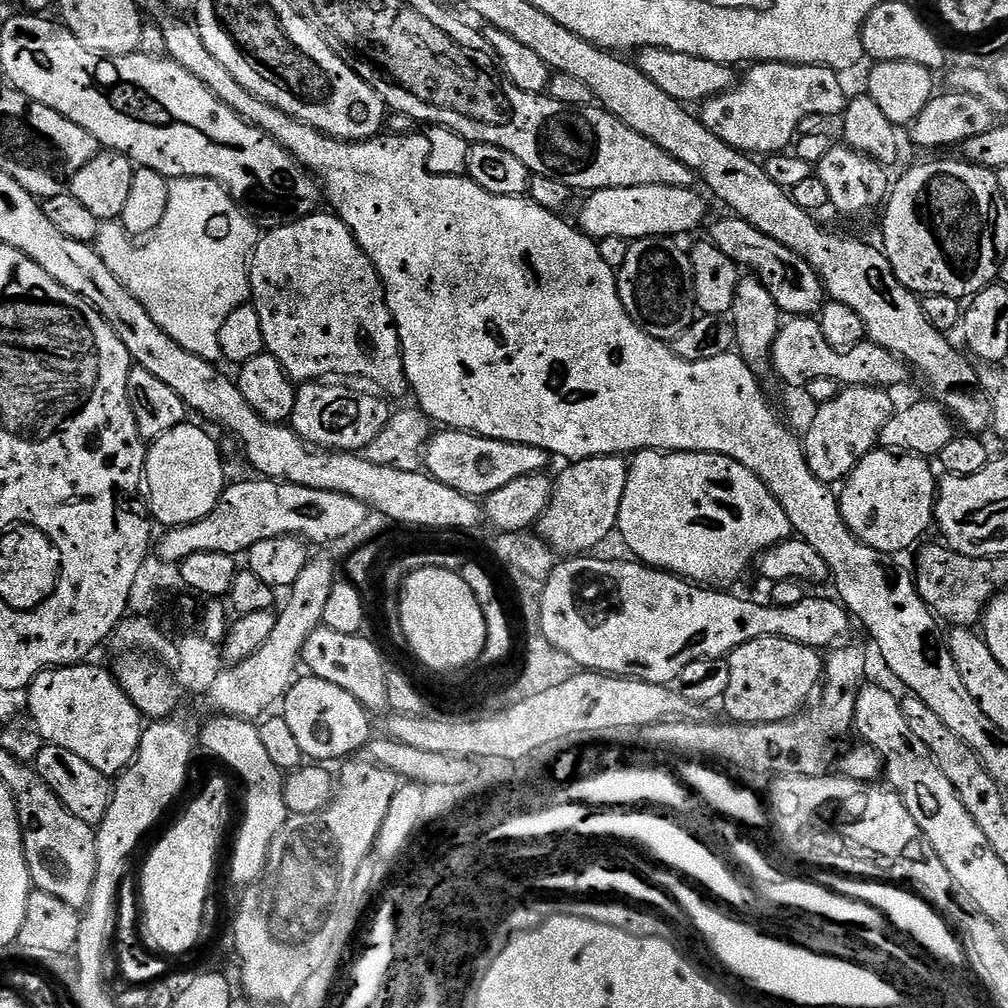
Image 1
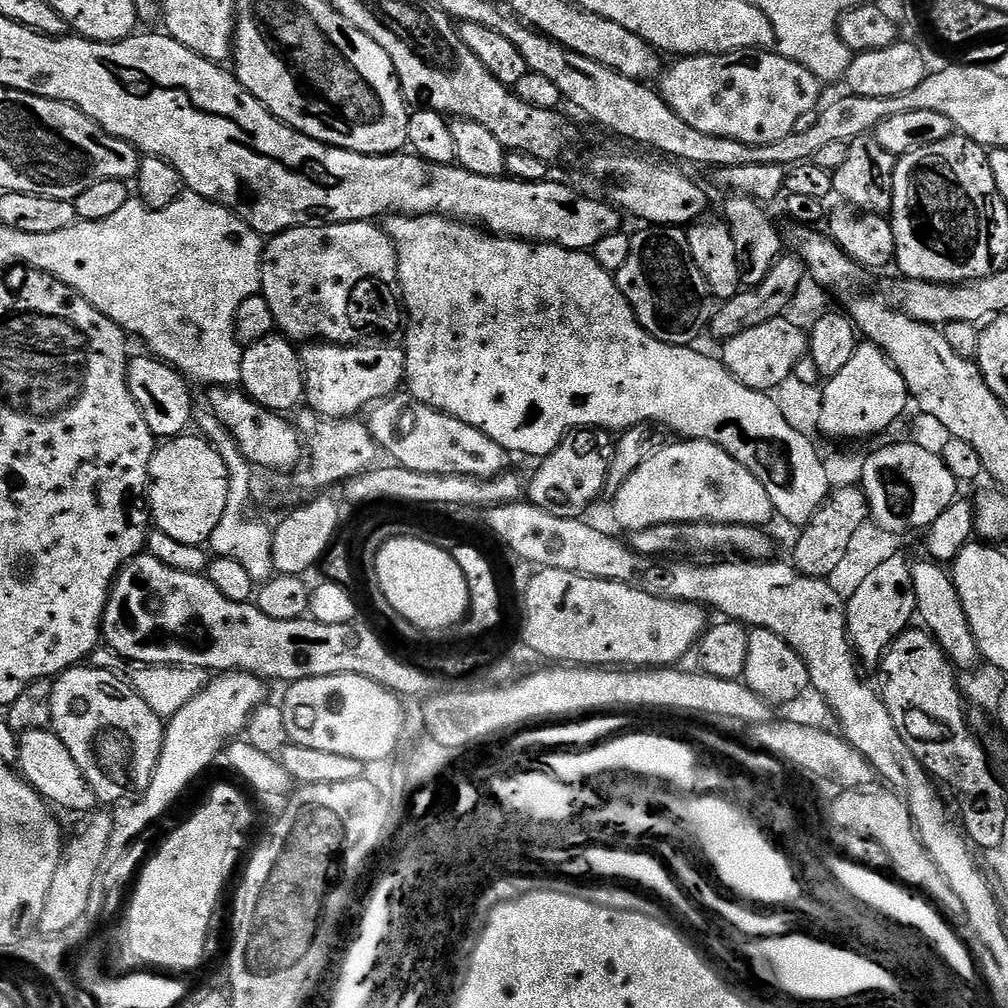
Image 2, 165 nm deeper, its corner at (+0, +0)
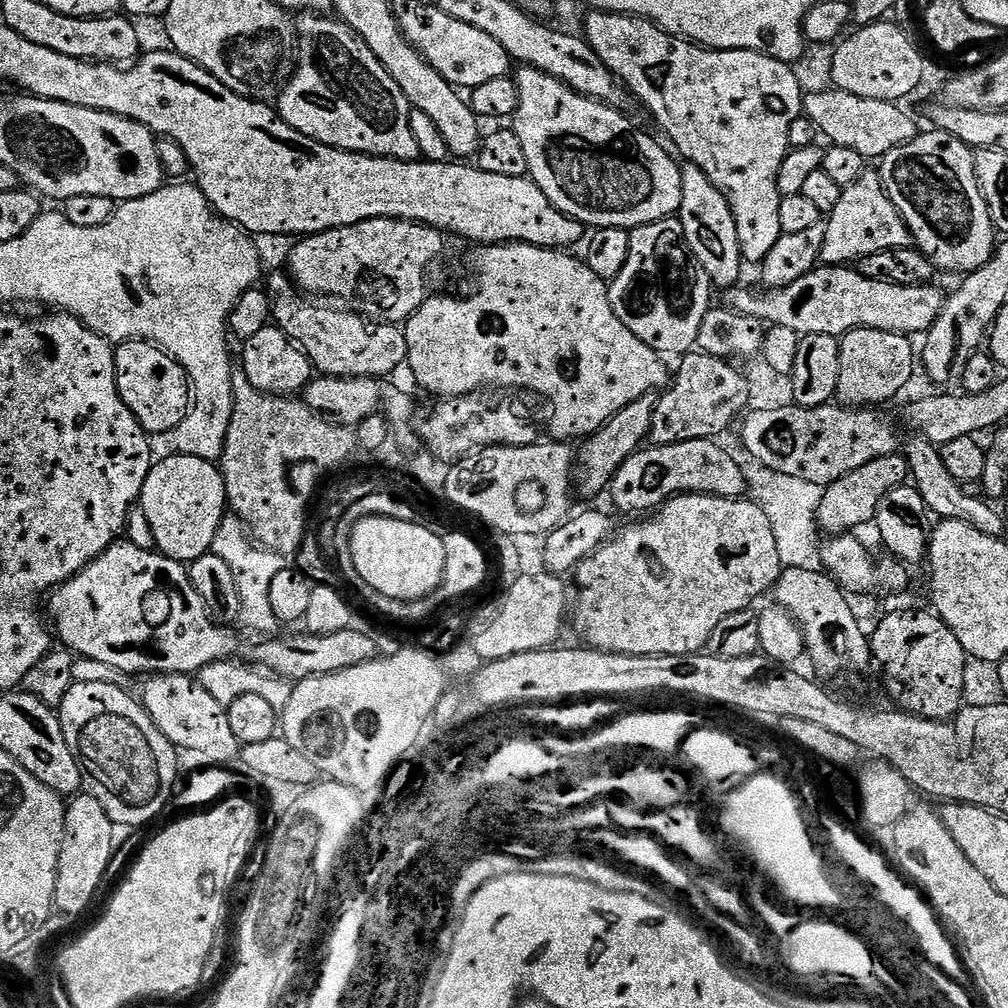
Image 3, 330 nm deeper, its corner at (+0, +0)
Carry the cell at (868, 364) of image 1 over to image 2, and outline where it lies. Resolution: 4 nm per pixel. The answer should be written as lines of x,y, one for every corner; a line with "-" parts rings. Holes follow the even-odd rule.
781,318
762,322
762,326
754,326
754,330
742,330
742,334
723,341
722,348
722,362
730,374
742,382
742,386
756,392
771,393
772,389
792,376
794,366
808,355
808,332
791,324
788,318

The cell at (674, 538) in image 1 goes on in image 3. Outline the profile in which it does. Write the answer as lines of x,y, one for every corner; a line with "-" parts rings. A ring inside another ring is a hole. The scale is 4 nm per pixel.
691,440
661,448
648,446
636,452
613,476
611,492
613,502
622,511
648,514
674,496
703,494
740,498
746,489
742,471
724,450
718,450
711,440

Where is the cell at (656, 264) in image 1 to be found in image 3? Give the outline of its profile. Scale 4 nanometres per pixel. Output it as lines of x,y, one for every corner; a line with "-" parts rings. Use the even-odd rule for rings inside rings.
669,218
643,224
630,232
630,258
622,274
611,280
608,297
622,326
638,334
646,346
665,357
683,357
696,348
702,318
713,307
714,289
706,270
694,258
679,219

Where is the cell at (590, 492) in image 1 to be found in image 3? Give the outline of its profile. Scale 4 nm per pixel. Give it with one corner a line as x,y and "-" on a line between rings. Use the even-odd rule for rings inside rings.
693,350
679,364
680,373
677,376
675,373
666,390
659,393
654,406
650,440
658,448
691,440
711,440
712,436
731,429
736,424
736,415
738,420
748,408
746,375
735,368
735,363

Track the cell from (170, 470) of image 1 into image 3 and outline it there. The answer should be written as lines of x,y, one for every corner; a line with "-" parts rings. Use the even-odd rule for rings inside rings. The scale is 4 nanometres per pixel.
171,455
153,463
138,504
144,508
160,555
191,562
212,551
214,534
226,514
228,495
224,475
213,461
197,456

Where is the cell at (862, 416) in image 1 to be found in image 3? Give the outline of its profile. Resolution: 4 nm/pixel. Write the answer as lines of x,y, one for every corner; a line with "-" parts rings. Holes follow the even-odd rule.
855,328
850,330
844,336
839,337
840,342
840,373
838,374
838,390
836,391
836,400
845,408
858,408
861,410
871,409
873,406
880,406
876,404
884,404
887,400
892,400
908,383
912,380
912,371
917,371
918,356
912,353
912,344
907,335
903,332
887,332
886,330
870,330
869,328

